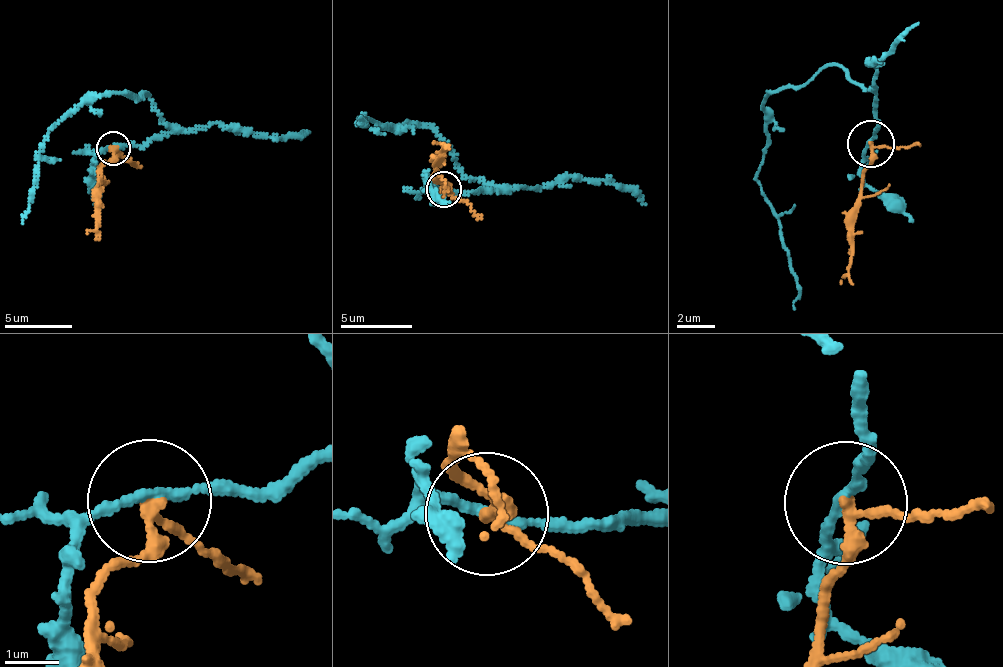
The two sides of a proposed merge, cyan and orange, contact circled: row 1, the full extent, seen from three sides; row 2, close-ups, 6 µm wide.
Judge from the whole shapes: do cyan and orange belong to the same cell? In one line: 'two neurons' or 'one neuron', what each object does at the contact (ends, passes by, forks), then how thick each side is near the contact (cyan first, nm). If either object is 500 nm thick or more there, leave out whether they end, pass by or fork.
two neurons; cyan passes by; orange passes by; calibres 160 and 190 nm

